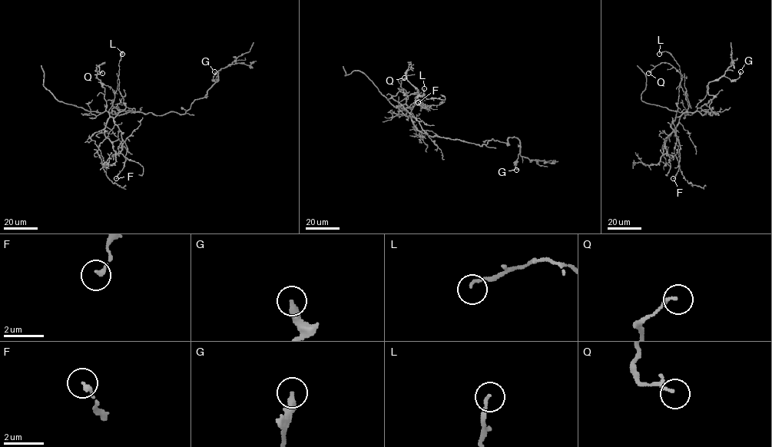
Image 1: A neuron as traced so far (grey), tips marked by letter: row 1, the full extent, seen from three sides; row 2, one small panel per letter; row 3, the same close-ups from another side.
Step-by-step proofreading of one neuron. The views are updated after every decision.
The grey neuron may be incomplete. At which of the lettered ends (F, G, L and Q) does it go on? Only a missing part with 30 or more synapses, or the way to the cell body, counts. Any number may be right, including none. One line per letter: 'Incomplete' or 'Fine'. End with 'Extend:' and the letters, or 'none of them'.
F: Fine
G: Fine
L: Fine
Q: Fine
Extend: none of them

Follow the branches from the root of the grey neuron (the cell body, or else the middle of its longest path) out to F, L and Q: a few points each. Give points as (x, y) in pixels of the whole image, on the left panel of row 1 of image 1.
F: (144, 114), (132, 110), (120, 114), (114, 110), (108, 112), (120, 130), (127, 147), (124, 166), (116, 178)
L: (144, 114), (132, 110), (108, 114), (114, 117), (125, 107), (119, 91), (119, 63), (122, 54)
Q: (144, 114), (107, 111), (105, 88), (97, 70), (104, 62), (99, 65), (102, 73)

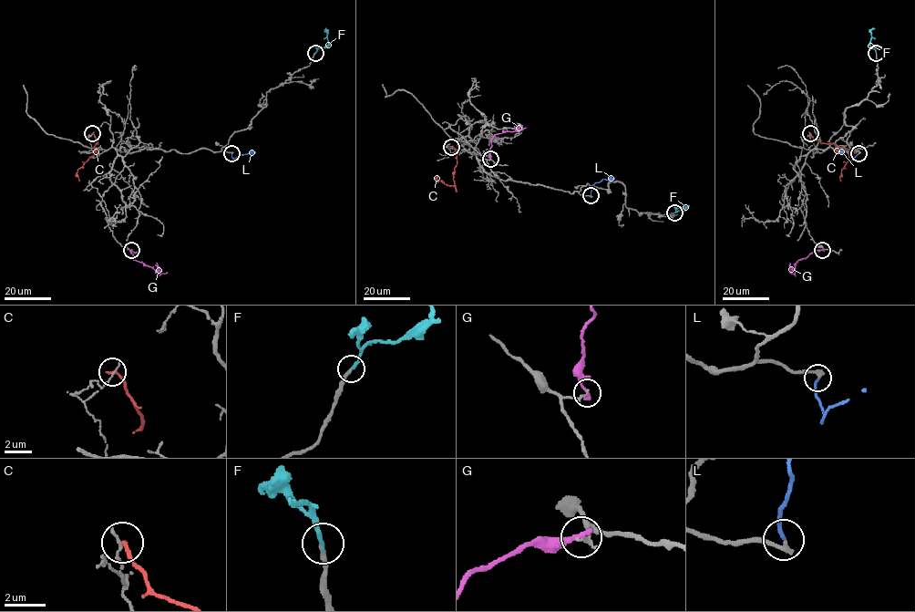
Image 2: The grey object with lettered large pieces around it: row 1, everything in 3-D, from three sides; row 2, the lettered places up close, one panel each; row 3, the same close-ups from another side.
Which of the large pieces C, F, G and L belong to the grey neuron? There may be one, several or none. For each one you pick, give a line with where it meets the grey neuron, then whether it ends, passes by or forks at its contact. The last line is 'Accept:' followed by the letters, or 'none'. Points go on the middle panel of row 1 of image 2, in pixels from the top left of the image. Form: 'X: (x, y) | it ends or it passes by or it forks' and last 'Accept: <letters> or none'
F: (674, 212) | it ends
L: (591, 195) | it ends
Accept: F, L

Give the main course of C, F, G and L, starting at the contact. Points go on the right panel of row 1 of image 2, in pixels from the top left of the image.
C: (810, 133), (821, 142), (848, 150), (848, 160), (841, 171), (840, 181)
F: (876, 53), (869, 44), (870, 30), (874, 28)
G: (822, 249), (797, 261), (794, 274), (791, 272)
L: (858, 153), (850, 160), (841, 152)

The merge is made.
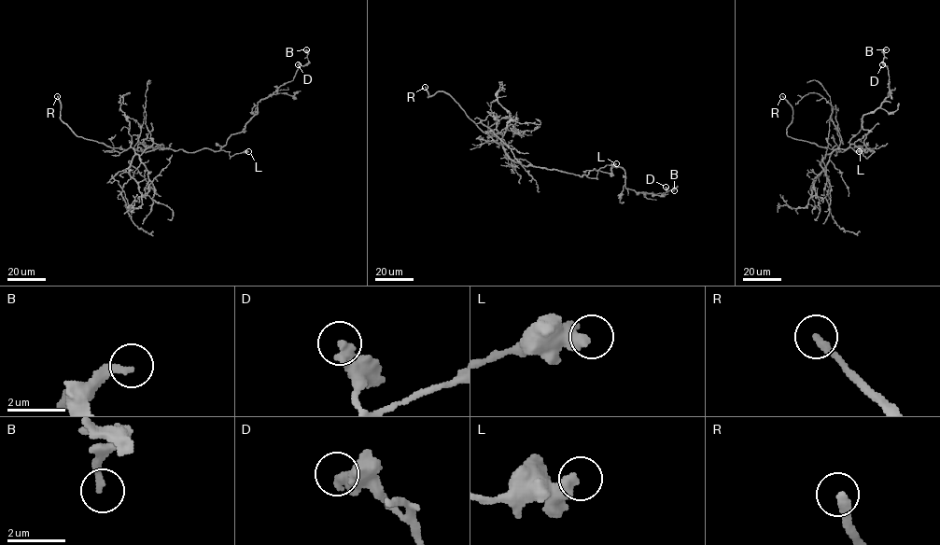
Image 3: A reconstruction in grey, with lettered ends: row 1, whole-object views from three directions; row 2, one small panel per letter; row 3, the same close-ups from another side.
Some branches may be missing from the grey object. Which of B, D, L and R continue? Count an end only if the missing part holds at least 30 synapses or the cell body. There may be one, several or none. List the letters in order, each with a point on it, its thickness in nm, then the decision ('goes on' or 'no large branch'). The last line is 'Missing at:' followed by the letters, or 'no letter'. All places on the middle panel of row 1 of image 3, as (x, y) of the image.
B: at (674, 190); 240 nm thick; no large branch
D: at (666, 187); 480 nm thick; no large branch
L: at (616, 163); 480 nm thick; no large branch
R: at (425, 87); 320 nm thick; goes on
Missing at: R

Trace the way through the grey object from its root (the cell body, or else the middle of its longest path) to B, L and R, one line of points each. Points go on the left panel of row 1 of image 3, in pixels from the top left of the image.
B: (188, 151), (218, 151), (231, 135), (242, 132), (258, 113), (258, 103), (290, 81), (308, 62), (306, 49)
L: (188, 151), (203, 148), (224, 150), (230, 152), (230, 159), (248, 151)
R: (188, 151), (160, 147), (147, 151), (140, 147), (112, 147), (77, 136), (61, 119), (61, 102), (57, 96)

